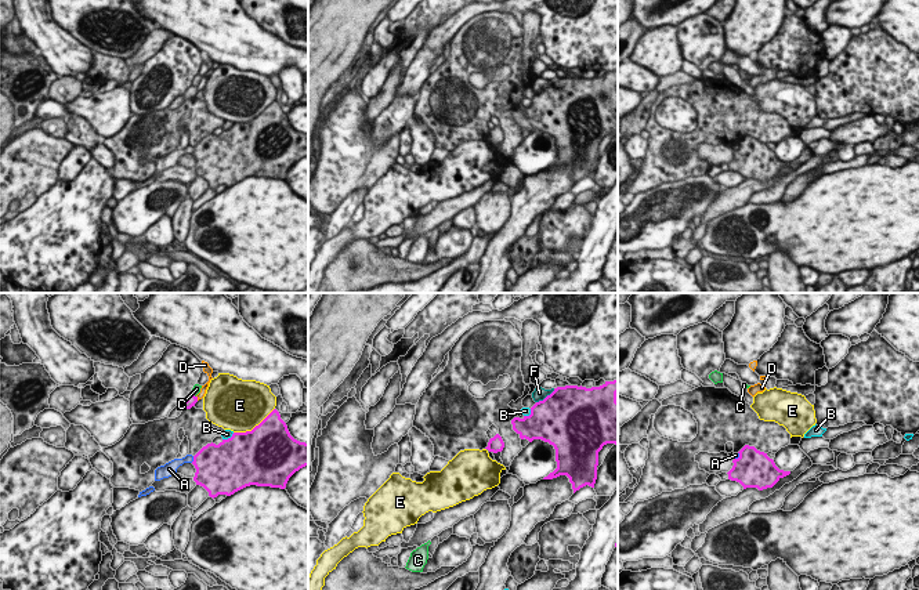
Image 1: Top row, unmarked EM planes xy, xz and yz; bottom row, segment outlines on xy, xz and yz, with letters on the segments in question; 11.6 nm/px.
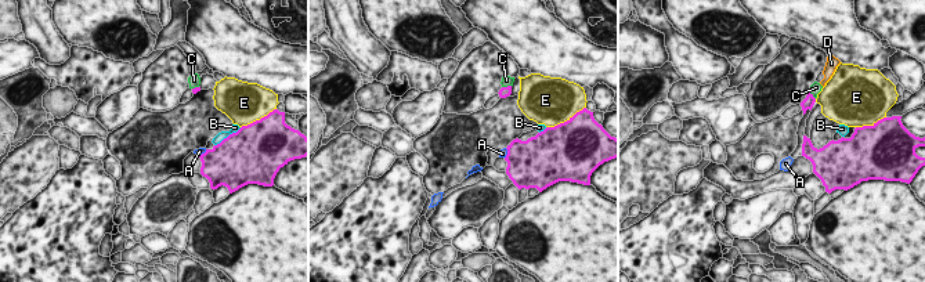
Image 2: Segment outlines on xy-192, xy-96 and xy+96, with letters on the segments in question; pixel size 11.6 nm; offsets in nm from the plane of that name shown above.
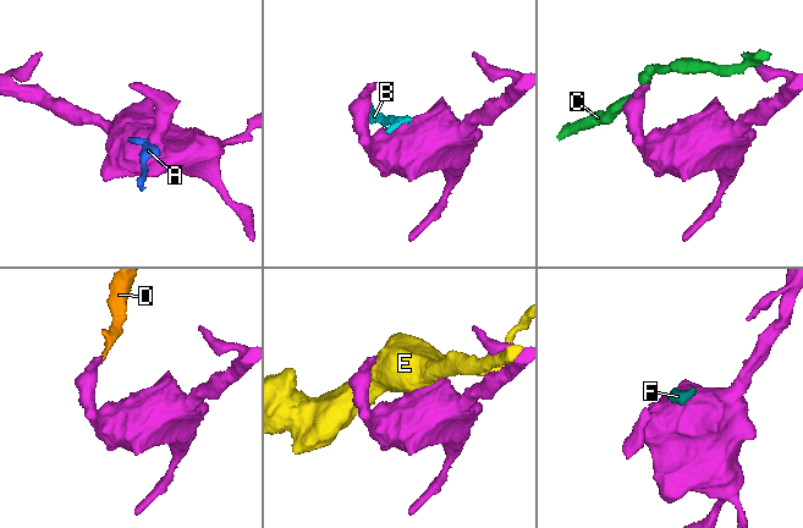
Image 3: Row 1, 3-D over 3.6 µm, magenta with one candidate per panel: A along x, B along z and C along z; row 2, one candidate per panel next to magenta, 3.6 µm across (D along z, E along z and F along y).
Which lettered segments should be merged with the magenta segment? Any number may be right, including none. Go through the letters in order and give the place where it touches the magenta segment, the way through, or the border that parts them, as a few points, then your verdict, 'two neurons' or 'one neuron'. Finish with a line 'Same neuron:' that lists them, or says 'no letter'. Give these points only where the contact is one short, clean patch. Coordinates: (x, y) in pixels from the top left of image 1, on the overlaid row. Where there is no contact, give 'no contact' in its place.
A: xy (194, 459) | along xy (194, 456), (191, 462) | two neurons
B: xy (228, 438) | along xy (234, 433), (223, 440) | two neurons
C: xy (194, 395) | two neurons
D: xy (196, 398) | along xy (196, 395), (198, 400) | two neurons
E: xy (254, 427) | two neurons
F: xz (546, 397) | along xz (554, 388), (536, 402) | two neurons
Same neuron: no letter

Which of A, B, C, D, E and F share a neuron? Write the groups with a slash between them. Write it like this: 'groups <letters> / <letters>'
groups A / B F / C / D / E

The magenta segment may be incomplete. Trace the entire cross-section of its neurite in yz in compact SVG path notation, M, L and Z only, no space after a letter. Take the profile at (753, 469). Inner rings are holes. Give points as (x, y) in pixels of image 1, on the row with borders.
M745 445L738 453L739 457L732 460L734 466L727 474L728 479L739 482L743 489L773 488L781 478L790 474L790 471L779 470L767 453L755 446Z

